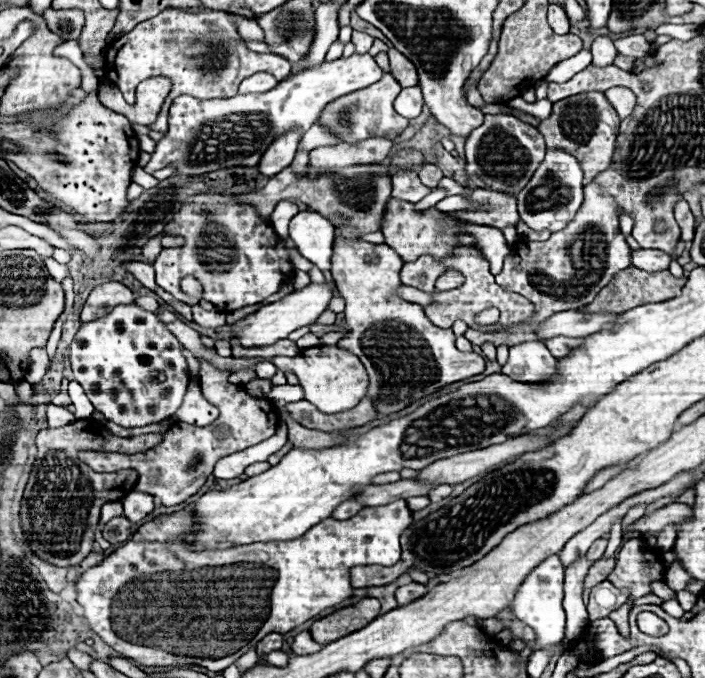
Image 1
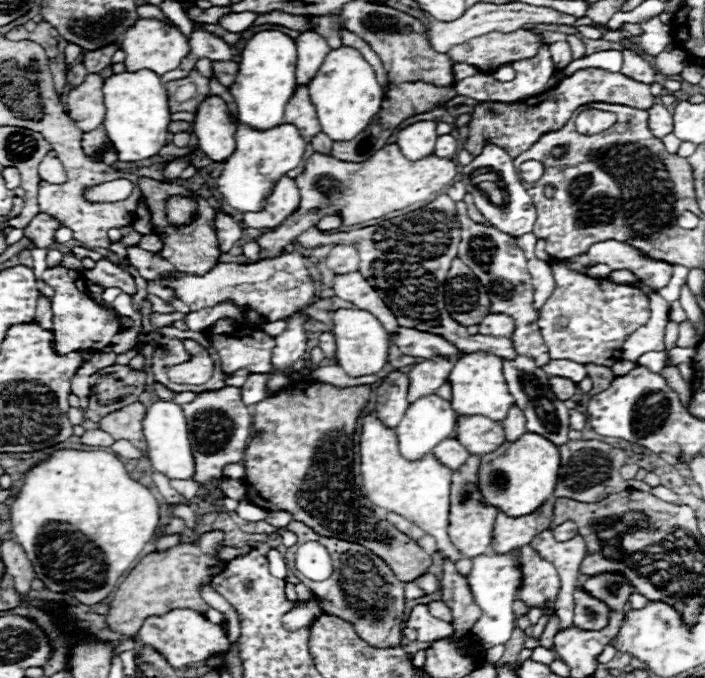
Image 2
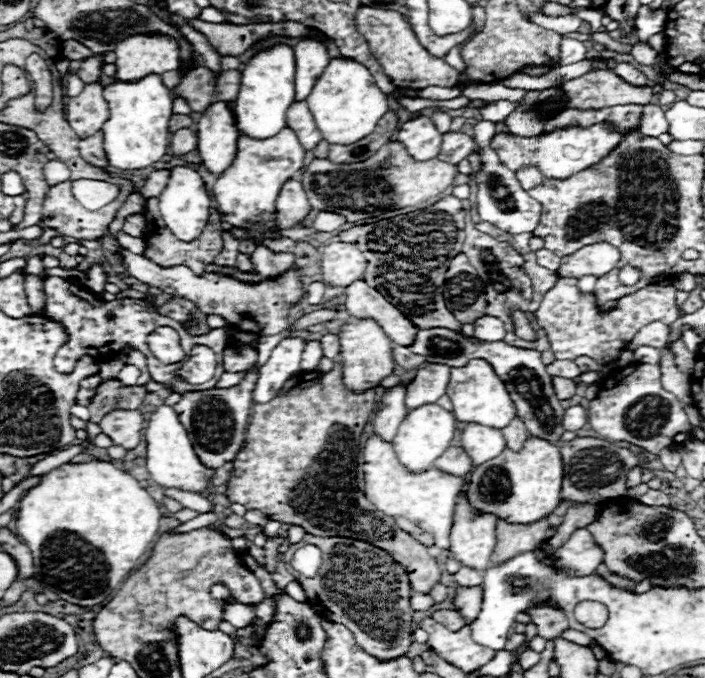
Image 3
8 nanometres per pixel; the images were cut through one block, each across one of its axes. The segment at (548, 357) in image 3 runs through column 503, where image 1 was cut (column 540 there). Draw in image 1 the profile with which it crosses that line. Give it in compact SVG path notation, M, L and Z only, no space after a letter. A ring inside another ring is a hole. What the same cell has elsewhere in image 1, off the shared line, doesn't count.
M594 182L584 186L584 204L562 232L554 232L546 242L520 240L508 244L508 248L510 254L496 282L534 304L534 316L530 318L532 326L556 312L592 302L616 272L630 266L630 246L618 228L618 206L614 198L604 194L602 186Z

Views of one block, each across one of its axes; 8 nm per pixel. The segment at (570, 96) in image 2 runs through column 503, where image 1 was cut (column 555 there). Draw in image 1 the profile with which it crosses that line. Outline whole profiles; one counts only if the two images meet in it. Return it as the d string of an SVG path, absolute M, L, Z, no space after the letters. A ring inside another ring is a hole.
M588 92L554 102L550 118L542 120L538 126L548 148L564 150L580 160L584 168L584 186L593 181L594 176L610 168L612 154L616 148L618 128L620 128L620 118L606 100L606 96L588 96Z

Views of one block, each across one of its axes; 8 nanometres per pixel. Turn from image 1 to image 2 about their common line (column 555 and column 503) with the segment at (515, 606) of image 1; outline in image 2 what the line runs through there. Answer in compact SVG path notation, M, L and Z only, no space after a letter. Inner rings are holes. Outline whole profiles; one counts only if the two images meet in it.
M510 554L478 556L472 562L474 564L472 564L472 574L468 576L468 584L472 588L476 604L482 608L482 616L472 628L472 638L484 648L506 644L514 630L512 604L514 600L518 600L518 588L522 586L522 566Z

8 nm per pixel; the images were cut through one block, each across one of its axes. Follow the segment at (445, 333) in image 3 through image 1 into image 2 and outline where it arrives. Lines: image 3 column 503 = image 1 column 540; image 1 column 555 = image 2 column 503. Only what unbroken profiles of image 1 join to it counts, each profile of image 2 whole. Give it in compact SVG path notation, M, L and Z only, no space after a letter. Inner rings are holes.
M520 354L514 360L502 358L502 364L504 364L502 372L504 372L504 378L510 386L510 394L514 396L516 406L522 408L522 412L526 416L526 430L548 438L556 446L566 444L568 442L568 432L570 432L570 428L568 428L568 408L550 390L548 374L540 366L534 364L534 358L520 356Z

